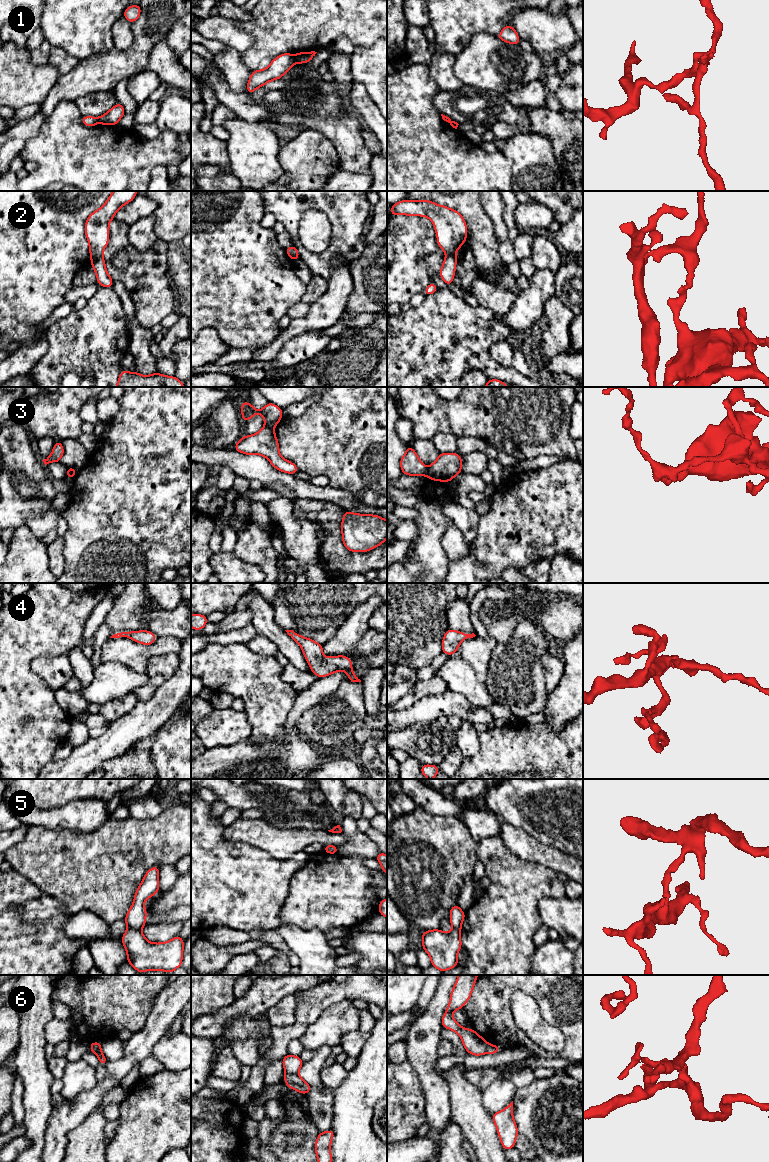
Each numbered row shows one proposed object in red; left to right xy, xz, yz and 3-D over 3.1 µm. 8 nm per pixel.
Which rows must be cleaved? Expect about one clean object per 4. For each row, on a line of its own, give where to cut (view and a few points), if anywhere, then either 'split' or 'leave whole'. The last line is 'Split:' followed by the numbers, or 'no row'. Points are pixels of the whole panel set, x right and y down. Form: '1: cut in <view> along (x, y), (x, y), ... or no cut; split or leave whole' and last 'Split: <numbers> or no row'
1: cut in xz along (294, 56), (296, 61); split
2: cut in xy along (101, 254), (91, 257); split
3: cut in xz along (265, 424), (272, 427); split
4: no cut; leave whole
5: cut in xy along (128, 927), (140, 931); split
6: cut in xz along (296, 1073), (285, 1075); split
Split: 1, 2, 3, 5, 6

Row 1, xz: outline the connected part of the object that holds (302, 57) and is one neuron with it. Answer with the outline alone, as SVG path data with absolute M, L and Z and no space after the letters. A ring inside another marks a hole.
M315 51L299 52L295 55L296 62L298 62L300 64L310 62L313 59L313 57L315 56L316 53L317 52L315 52Z

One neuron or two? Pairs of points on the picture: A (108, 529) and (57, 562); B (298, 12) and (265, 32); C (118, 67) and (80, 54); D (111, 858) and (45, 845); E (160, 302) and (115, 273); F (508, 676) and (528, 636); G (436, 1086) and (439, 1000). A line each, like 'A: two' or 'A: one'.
A: two
B: one
C: two
D: one
E: one
F: one
G: one

